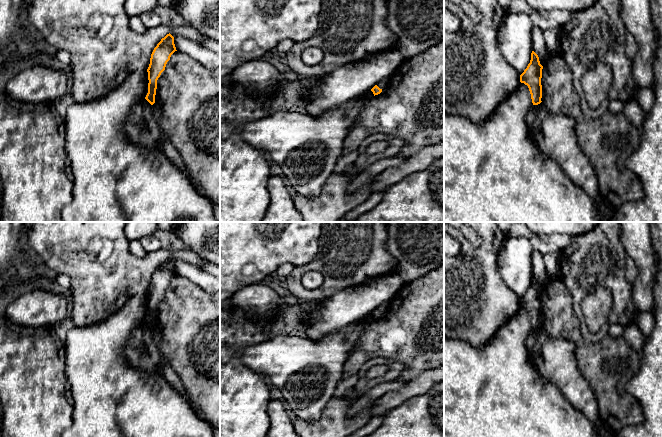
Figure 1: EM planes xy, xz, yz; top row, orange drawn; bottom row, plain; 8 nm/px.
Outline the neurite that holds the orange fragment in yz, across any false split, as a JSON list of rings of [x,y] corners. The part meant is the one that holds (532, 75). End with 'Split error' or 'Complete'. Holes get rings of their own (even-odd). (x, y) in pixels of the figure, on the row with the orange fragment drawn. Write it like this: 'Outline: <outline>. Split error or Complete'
Outline: [[[532,51],[530,63],[520,75],[520,82],[528,86],[533,105],[542,102],[542,69],[543,66],[540,64],[538,55]]]. Complete

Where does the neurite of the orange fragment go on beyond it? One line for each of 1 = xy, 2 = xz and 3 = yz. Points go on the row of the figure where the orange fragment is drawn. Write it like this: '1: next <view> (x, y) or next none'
1: next none
2: next none
3: next none

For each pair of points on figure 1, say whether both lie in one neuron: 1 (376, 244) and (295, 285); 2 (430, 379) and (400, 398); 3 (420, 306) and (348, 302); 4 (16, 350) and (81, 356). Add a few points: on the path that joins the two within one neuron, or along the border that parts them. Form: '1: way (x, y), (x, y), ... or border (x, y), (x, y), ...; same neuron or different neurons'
1: way (354, 248), (343, 259), (310, 266); same neuron
2: way (423, 382), (407, 391); same neuron
3: border (404, 284), (389, 300); different neurons
4: border (62, 338), (66, 379); different neurons

